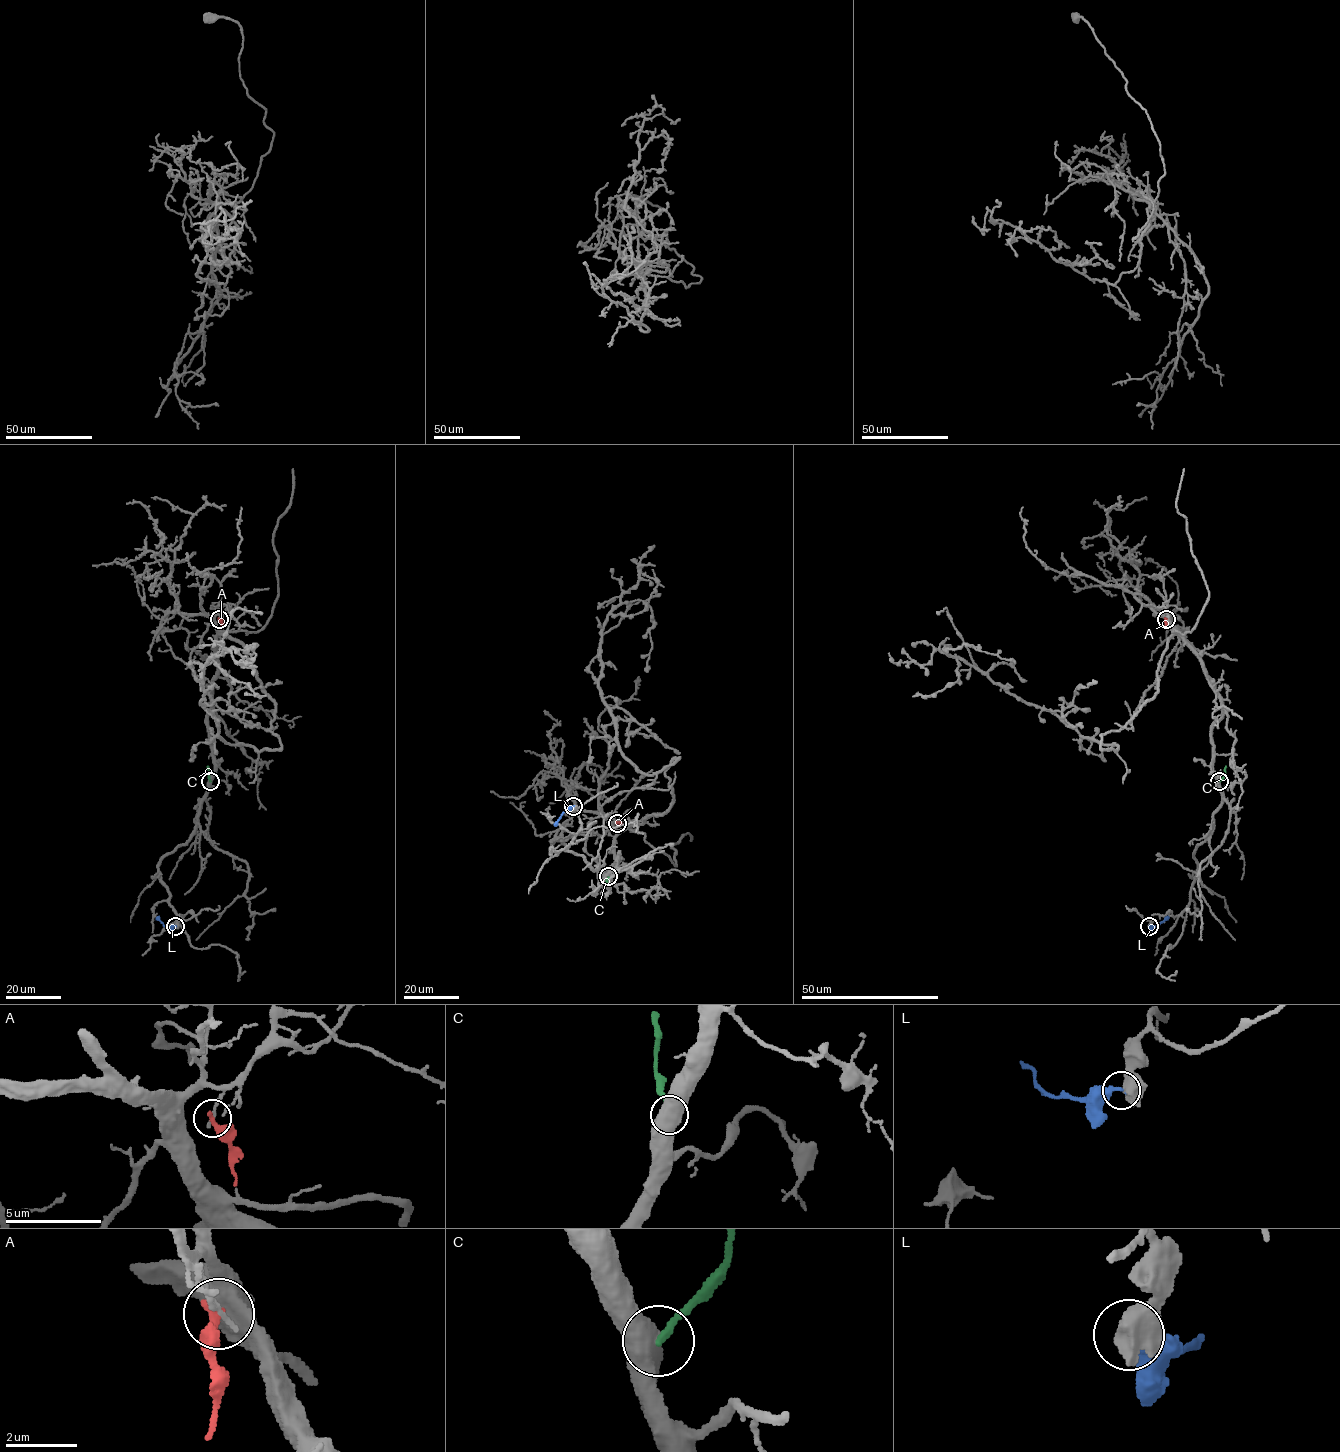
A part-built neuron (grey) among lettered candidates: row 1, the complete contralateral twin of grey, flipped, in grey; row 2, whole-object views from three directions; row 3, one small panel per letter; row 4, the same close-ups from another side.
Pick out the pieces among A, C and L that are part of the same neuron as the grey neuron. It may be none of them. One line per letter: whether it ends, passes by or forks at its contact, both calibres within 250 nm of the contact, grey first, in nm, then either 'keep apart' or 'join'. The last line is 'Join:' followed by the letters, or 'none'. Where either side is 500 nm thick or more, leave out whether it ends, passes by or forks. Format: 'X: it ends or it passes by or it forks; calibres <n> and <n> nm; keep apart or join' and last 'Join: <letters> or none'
A: it ends; calibres 140 and 320 nm; keep apart
C: calibres 800 and 200 nm; keep apart
L: it ends; calibres 460 and 280 nm; keep apart
Join: none

